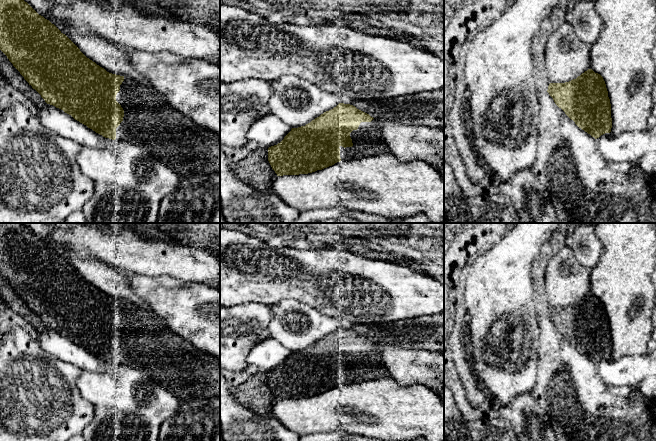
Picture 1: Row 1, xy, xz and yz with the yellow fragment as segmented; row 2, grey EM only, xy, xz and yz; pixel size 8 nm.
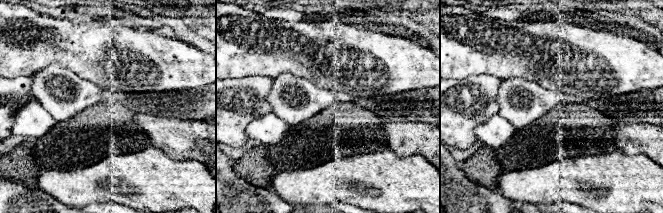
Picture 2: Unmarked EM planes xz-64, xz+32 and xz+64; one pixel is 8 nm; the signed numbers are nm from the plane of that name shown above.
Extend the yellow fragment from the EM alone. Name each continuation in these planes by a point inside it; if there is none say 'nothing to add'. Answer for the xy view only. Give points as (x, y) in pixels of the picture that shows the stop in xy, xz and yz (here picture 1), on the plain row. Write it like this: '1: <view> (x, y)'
1: xy (149, 346)

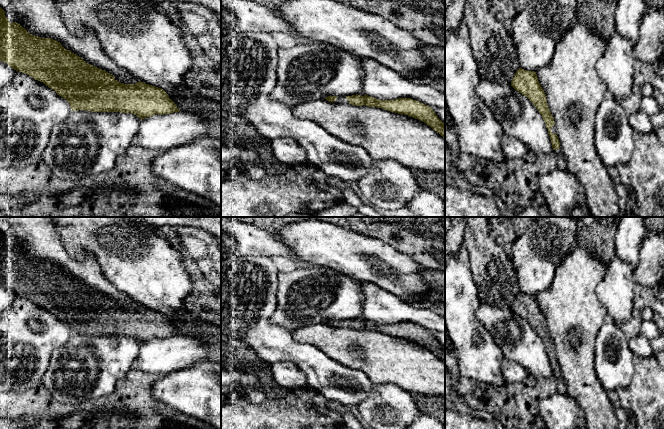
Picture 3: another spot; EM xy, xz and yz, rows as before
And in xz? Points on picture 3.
1: xz (340, 323)

